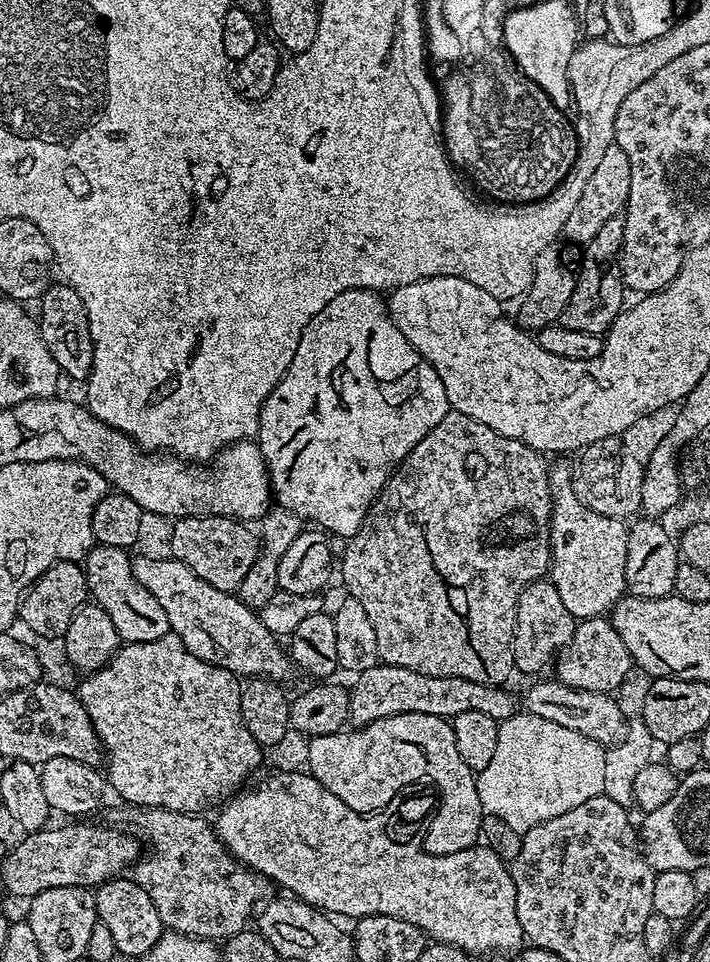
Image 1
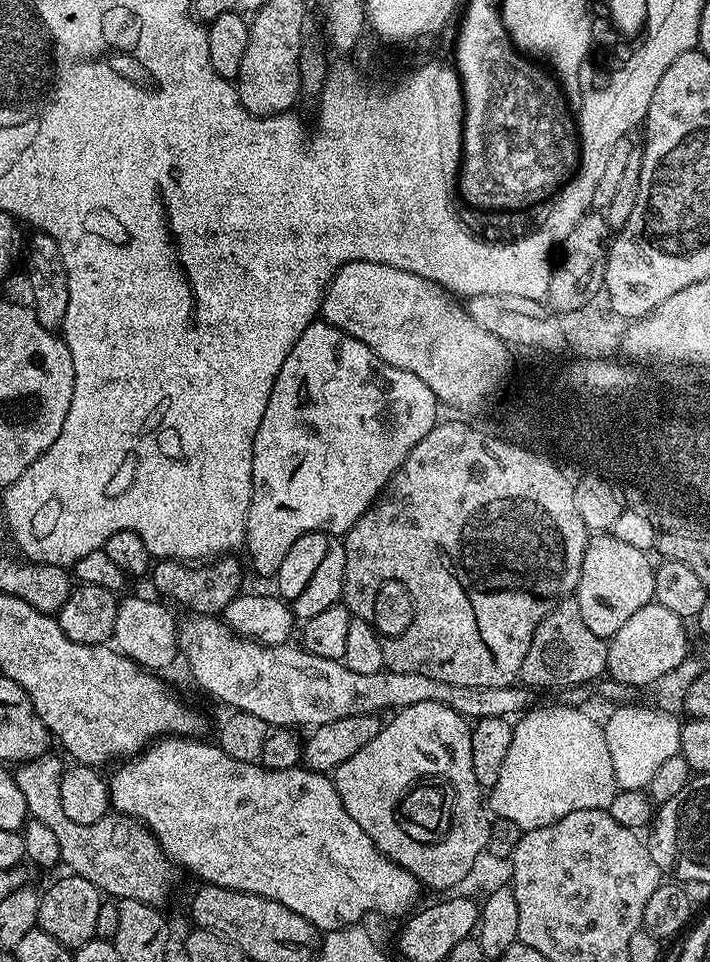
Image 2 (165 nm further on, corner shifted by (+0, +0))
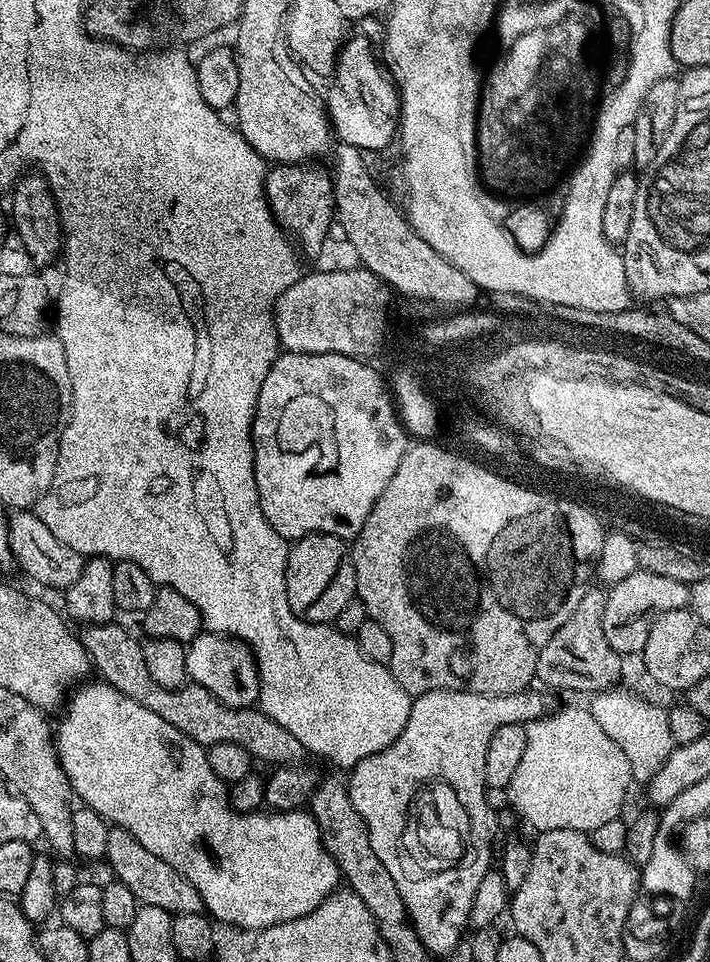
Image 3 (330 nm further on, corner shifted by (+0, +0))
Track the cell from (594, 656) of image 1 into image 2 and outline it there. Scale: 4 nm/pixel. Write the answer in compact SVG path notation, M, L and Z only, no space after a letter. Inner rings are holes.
M655 602L642 606L642 610L633 614L623 624L622 630L607 641L607 675L617 684L627 684L633 690L658 683L663 676L682 667L688 656L688 632L684 624L682 617L674 614L674 610L666 610L666 606Z

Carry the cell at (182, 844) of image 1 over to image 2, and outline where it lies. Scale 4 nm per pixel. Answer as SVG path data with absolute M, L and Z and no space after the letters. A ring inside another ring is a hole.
M52 755L21 763L14 775L22 798L26 798L29 817L40 820L53 832L63 867L86 878L105 897L164 906L172 892L174 865L152 831L134 817L119 814L106 815L93 824L70 822L62 811L62 767L59 758Z

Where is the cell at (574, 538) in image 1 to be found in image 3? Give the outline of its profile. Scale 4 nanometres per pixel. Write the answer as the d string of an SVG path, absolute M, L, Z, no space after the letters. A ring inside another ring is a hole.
M638 570L630 574L630 578L622 578L622 582L611 585L606 592L608 597L606 614L602 616L602 631L606 633L606 642L610 642L610 646L614 646L614 650L625 658L631 657L631 652L643 653L646 638L650 638L652 629L650 617L653 613L688 608L689 591L689 585L674 582L674 578L666 578L662 574L650 574Z

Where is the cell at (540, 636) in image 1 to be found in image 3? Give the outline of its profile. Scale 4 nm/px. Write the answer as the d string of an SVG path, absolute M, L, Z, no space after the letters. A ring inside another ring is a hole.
M593 586L586 594L582 594L582 602L558 630L554 630L554 638L542 646L542 654L538 654L536 663L536 680L545 689L561 688L564 692L588 692L595 694L609 691L621 683L620 675L624 672L625 657L606 642L606 633L602 631L602 616L606 614L608 597L605 589Z

